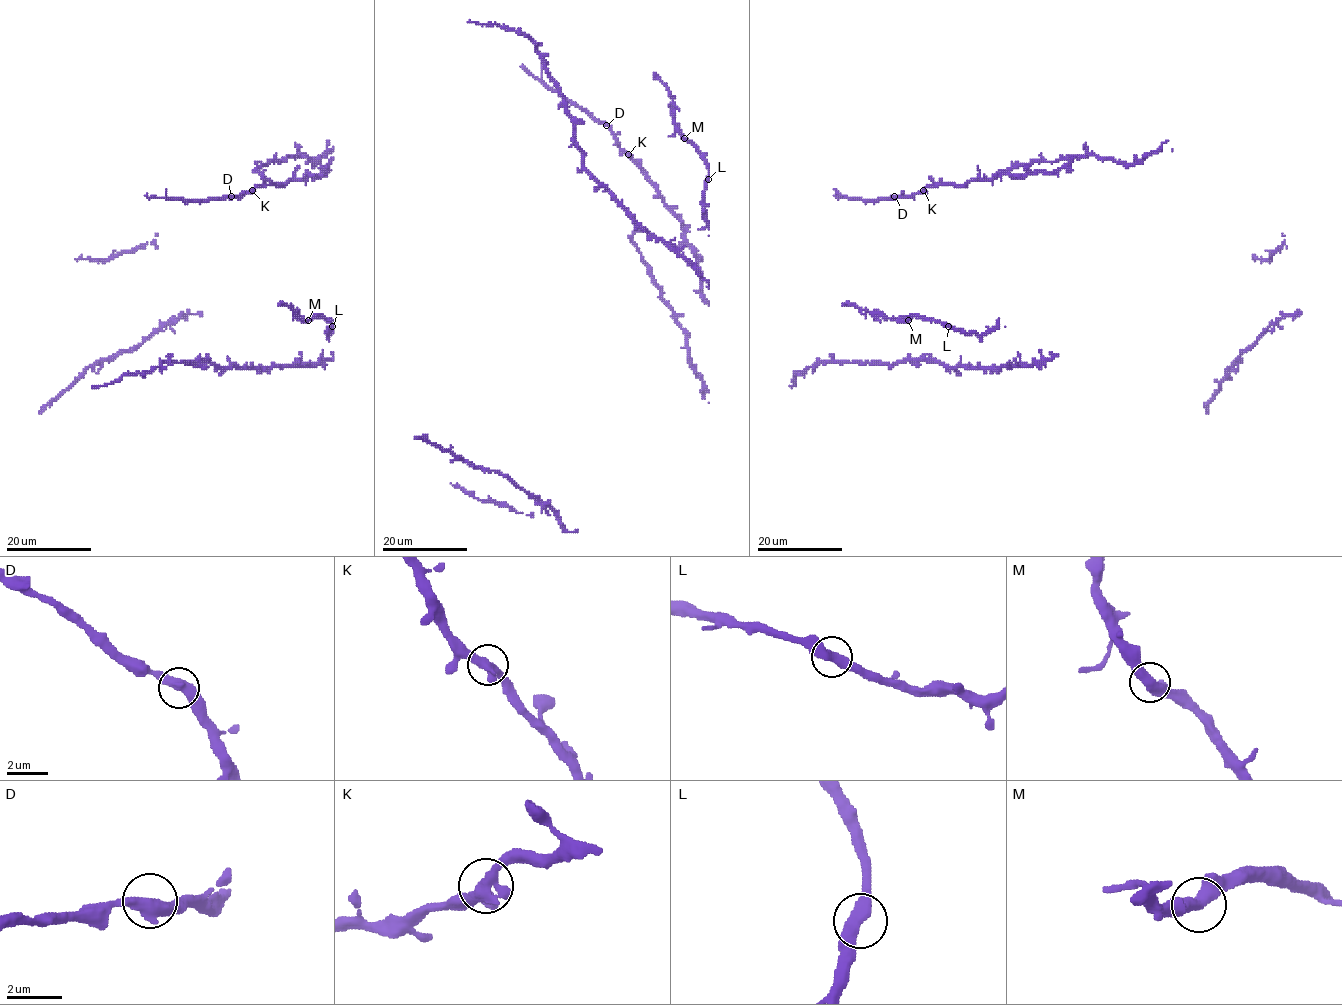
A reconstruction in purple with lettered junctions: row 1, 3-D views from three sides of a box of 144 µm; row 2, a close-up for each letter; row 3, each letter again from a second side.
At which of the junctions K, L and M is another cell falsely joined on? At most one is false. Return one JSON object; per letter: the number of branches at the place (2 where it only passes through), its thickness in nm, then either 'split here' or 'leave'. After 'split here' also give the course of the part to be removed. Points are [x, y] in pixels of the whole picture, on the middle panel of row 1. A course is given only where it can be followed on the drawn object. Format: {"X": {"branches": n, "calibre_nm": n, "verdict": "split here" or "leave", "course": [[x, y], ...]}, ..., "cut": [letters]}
{"K": {"branches": 2, "calibre_nm": 480, "verdict": "leave"}, "L": {"branches": 2, "calibre_nm": 480, "verdict": "leave"}, "M": {"branches": 2, "calibre_nm": 460, "verdict": "leave"}, "cut": []}

